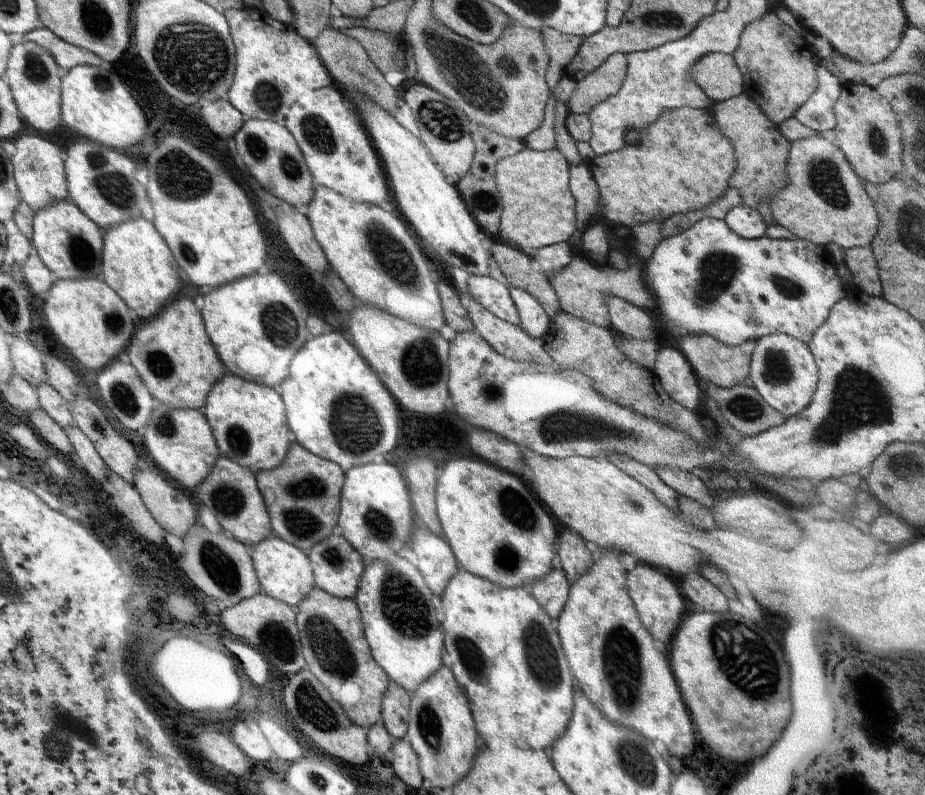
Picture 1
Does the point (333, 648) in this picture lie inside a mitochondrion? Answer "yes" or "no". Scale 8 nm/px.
yes

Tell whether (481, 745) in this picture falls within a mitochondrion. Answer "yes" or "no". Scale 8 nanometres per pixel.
no

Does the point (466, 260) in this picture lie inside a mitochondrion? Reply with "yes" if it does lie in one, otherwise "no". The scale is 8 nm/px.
no

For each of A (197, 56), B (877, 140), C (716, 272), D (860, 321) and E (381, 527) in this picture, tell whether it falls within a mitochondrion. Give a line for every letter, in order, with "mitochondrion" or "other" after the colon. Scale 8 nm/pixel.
A: mitochondrion
B: mitochondrion
C: mitochondrion
D: other
E: mitochondrion

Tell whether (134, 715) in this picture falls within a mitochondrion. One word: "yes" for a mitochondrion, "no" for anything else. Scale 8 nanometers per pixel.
no

